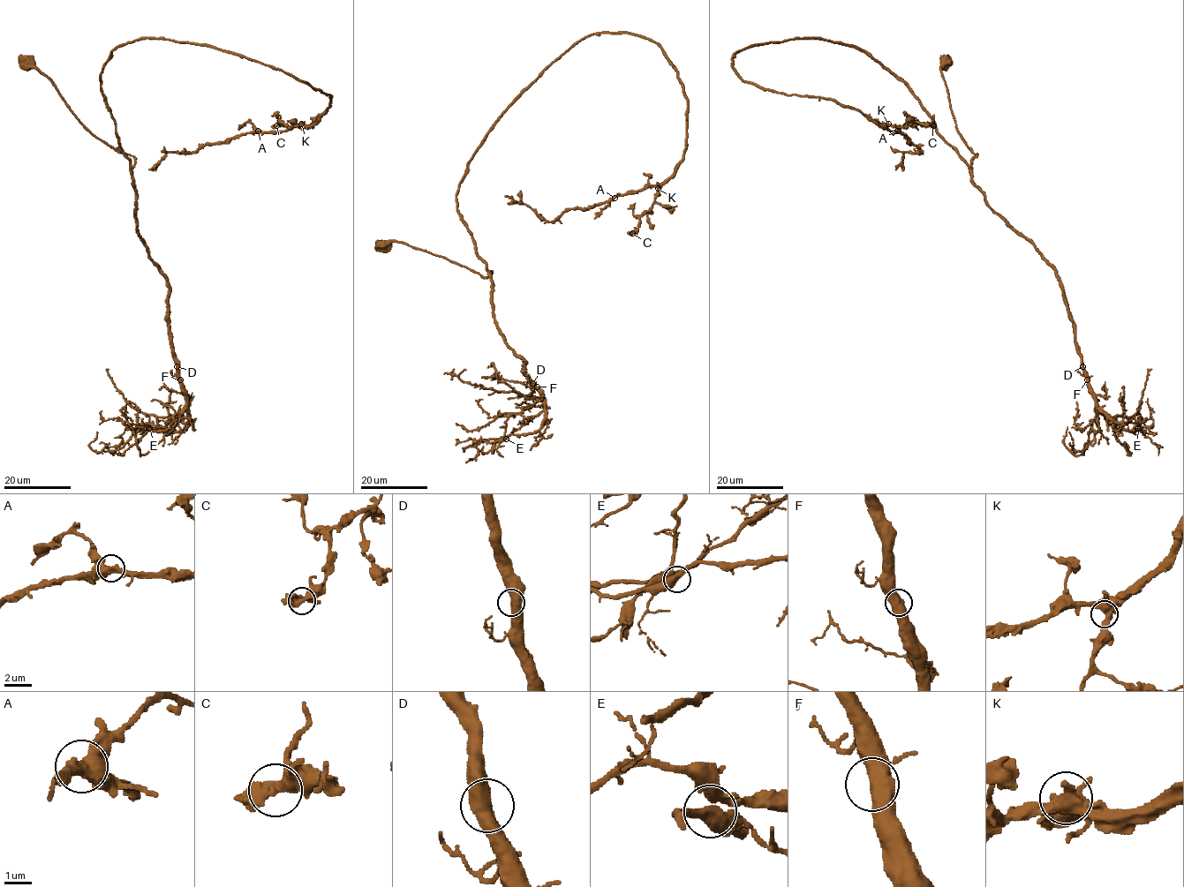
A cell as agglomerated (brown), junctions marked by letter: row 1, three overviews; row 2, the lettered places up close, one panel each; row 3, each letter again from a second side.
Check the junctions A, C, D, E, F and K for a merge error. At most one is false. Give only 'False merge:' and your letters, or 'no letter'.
False merge: no letter

